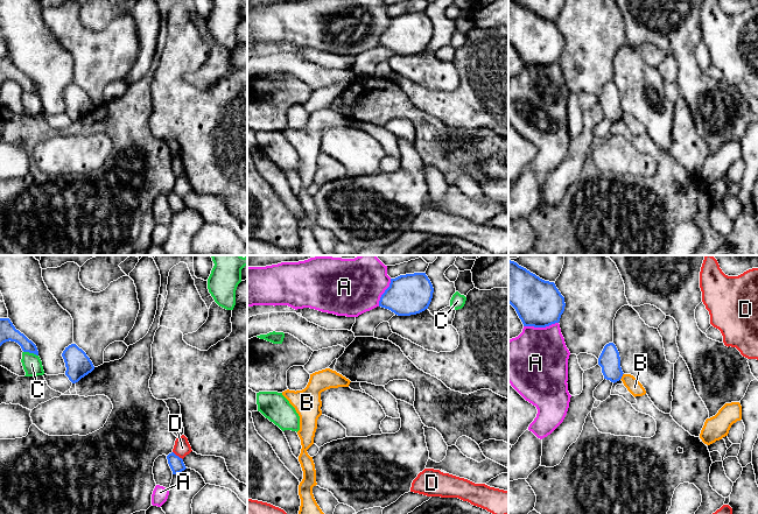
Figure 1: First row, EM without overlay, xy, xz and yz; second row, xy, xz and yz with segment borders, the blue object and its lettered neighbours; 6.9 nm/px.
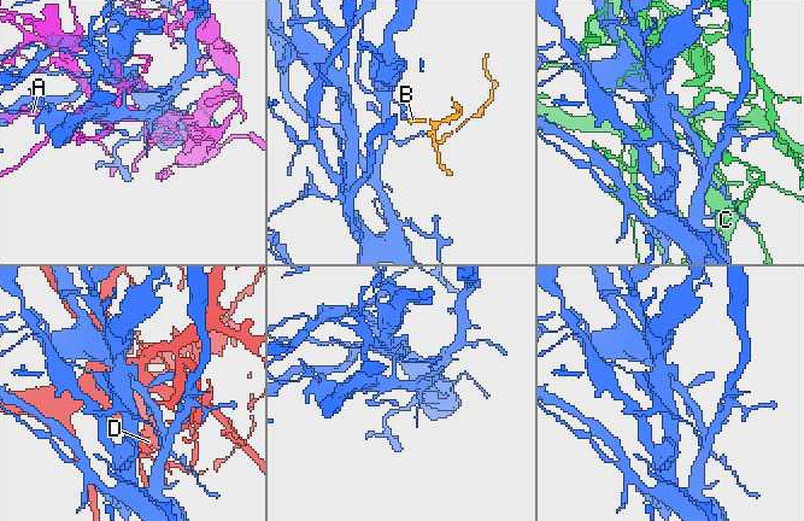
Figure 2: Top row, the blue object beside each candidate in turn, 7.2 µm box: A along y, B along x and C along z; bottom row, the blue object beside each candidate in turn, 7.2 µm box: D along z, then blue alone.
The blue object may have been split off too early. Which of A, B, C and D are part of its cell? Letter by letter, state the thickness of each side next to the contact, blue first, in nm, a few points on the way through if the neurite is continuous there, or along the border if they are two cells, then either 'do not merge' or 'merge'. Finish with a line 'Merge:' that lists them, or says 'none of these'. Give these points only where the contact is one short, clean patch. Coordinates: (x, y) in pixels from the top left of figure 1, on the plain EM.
A: 320 nm thick on the blue side, 440 nm on the other; do not merge
B: 150 nm thick on the blue side, 100 nm on the other; border along yz (623, 112), (619, 118); do not merge
C: 110 nm thick on the blue side, 130 nm on the other; do not merge
D: 100 nm thick on the blue side, 120 nm on the other; do not merge
Merge: none of these

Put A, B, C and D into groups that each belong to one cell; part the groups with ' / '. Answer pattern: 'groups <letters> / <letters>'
groups A / B / C / D

